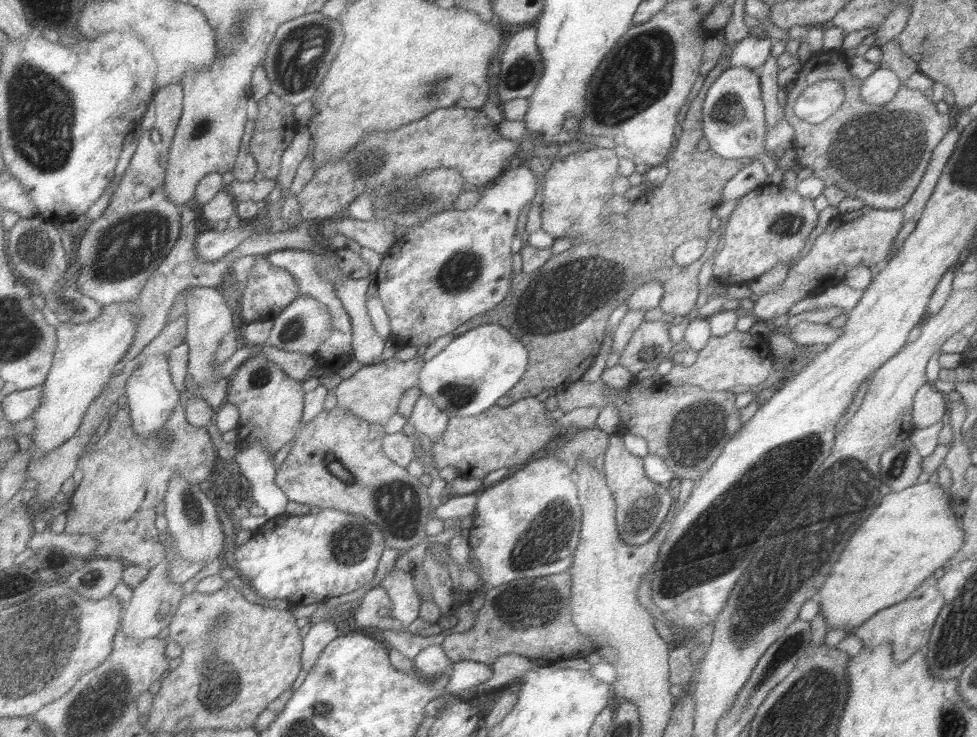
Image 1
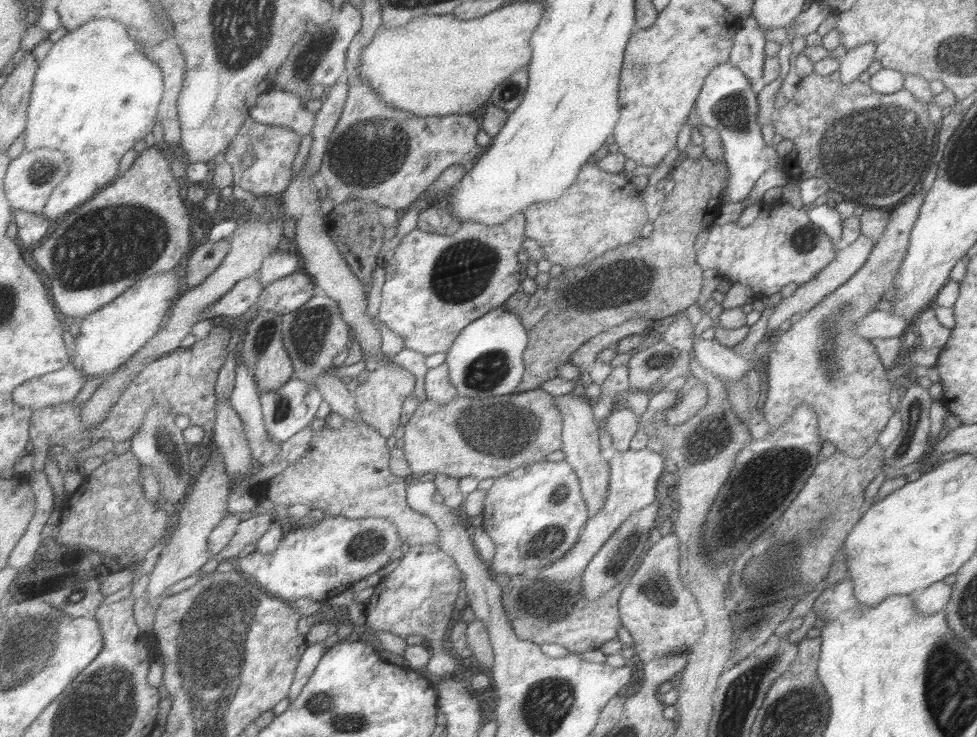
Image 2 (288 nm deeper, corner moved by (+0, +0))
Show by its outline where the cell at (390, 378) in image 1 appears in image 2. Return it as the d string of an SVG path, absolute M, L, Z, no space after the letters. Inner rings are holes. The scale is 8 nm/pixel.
M379 366L369 378L365 384L359 384L355 394L357 394L357 404L359 404L359 410L363 414L363 422L371 424L373 428L379 430L381 436L385 436L387 440L391 436L395 436L403 426L403 410L405 410L405 402L409 396L413 396L413 390L415 390L415 384L417 384L417 378L403 370L401 366Z

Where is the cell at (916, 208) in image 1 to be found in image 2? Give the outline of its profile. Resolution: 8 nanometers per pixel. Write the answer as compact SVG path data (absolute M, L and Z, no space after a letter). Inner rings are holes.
M921 188L905 198L901 206L891 212L889 224L877 238L867 262L845 284L811 308L809 314L803 314L793 328L769 338L769 344L773 346L765 364L767 392L761 414L773 430L779 430L789 422L793 412L805 404L813 408L817 416L819 438L831 442L837 452L851 458L863 456L885 430L887 420L895 412L889 406L891 382L887 380L887 372L879 362L873 344L857 336L853 328L887 298L887 292L893 290L899 268L909 252L911 230L915 228L923 198Z

